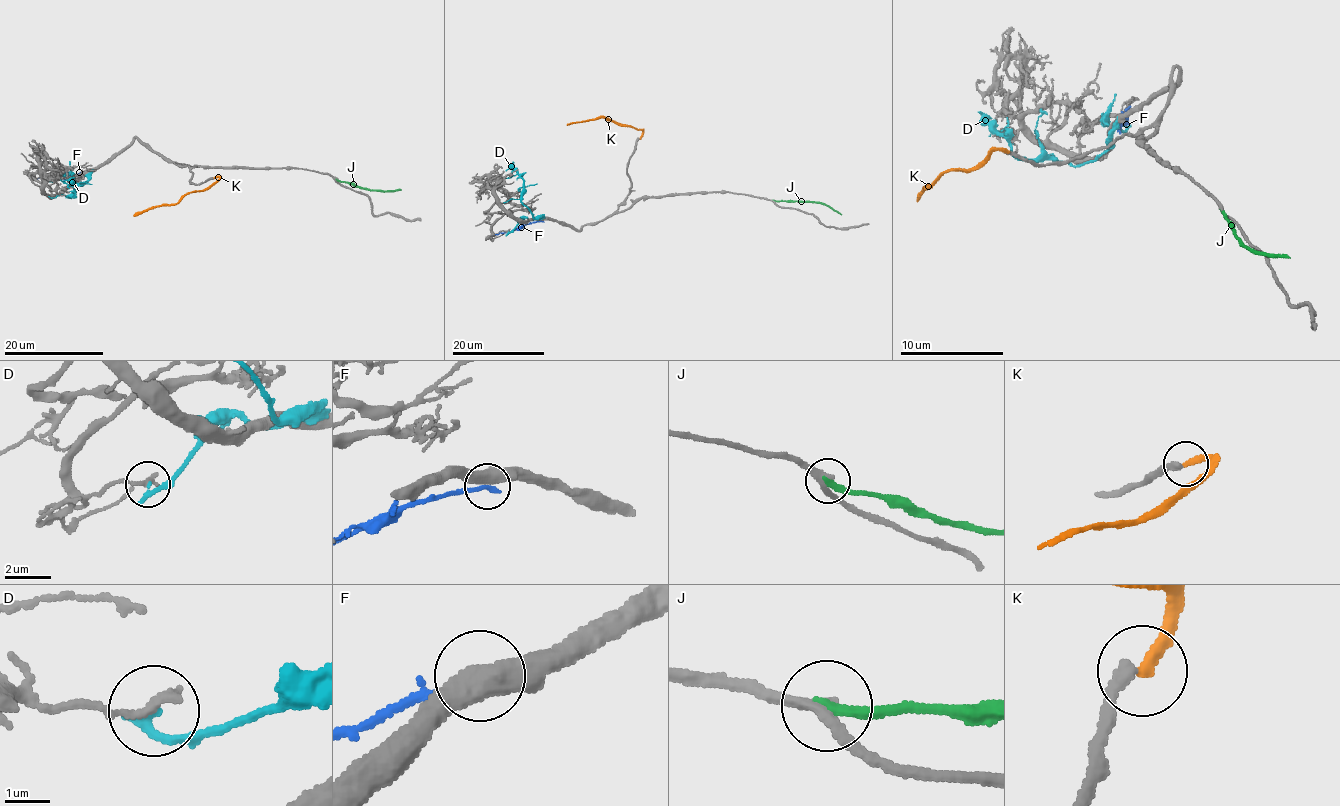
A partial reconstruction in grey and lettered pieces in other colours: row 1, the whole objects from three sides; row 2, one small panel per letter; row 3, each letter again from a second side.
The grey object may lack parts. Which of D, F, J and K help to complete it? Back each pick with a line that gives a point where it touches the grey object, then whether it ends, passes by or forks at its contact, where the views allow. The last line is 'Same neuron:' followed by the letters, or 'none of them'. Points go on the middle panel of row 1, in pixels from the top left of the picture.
Same neuron: none of them

